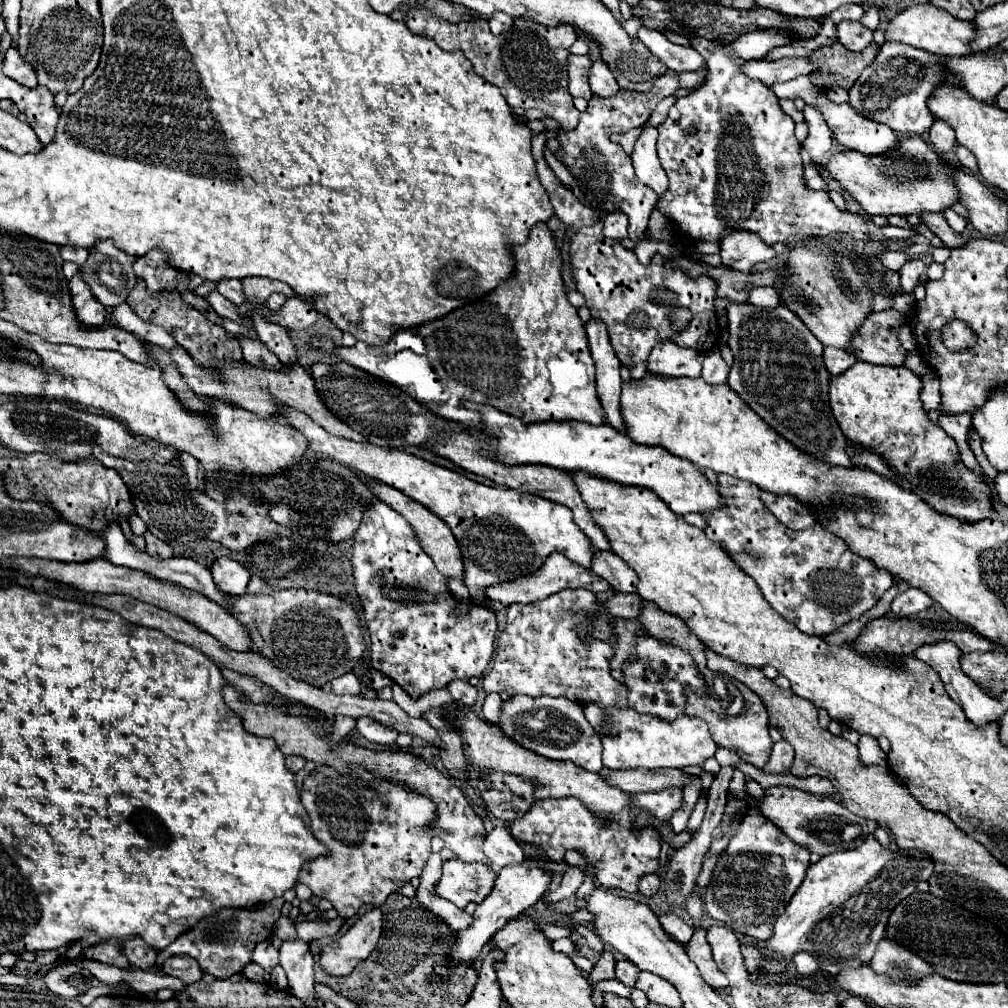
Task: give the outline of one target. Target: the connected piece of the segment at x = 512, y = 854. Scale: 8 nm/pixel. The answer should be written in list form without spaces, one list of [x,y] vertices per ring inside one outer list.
[[[508,825],[494,827],[494,831],[488,833],[484,843],[484,853],[492,861],[494,869],[502,869],[506,865],[520,865],[526,861],[524,849],[518,845],[518,841],[512,837]]]

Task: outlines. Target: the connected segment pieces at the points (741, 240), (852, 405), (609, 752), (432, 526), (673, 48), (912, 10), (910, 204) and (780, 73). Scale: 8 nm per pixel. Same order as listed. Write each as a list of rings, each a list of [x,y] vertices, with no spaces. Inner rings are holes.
[[[734,231],[724,233],[724,237],[720,239],[720,257],[726,267],[750,273],[754,265],[770,261],[772,257],[776,257],[776,253],[756,233]]]
[[[854,363],[840,375],[830,377],[830,407],[842,433],[864,447],[882,453],[886,463],[910,483],[910,489],[920,495],[934,511],[952,515],[966,523],[976,523],[988,517],[992,505],[988,483],[972,473],[966,465],[956,463],[956,441],[934,425],[922,409],[920,377],[908,367]]]
[[[586,705],[584,713],[590,721],[590,725],[600,733],[602,737],[602,761],[604,767],[614,771],[624,769],[664,769],[664,767],[700,767],[706,759],[714,757],[716,743],[710,737],[706,721],[700,721],[700,717],[688,717],[682,715],[672,723],[666,723],[652,715],[642,715],[634,709],[602,709],[598,705]]]
[[[368,479],[368,485],[372,487],[372,493],[376,493],[376,497],[378,497],[380,501],[384,501],[386,505],[390,505],[392,509],[396,509],[398,513],[404,515],[404,519],[406,519],[406,521],[412,525],[412,529],[416,531],[416,535],[418,535],[418,539],[420,539],[424,551],[432,557],[436,569],[438,569],[446,579],[464,579],[464,565],[462,565],[464,561],[462,561],[460,547],[458,547],[458,543],[456,543],[454,533],[450,533],[450,529],[444,525],[442,519],[438,519],[430,509],[426,509],[424,505],[420,505],[418,501],[406,497],[404,493],[396,491],[396,489],[390,487],[390,485],[376,483],[376,481],[370,481],[370,479]]]
[[[640,27],[638,37],[664,65],[668,65],[668,69],[672,69],[676,73],[698,71],[704,65],[704,57],[700,53],[696,53],[696,49],[676,45],[676,43],[668,41],[666,37],[662,37],[662,33],[658,33],[658,31]]]
[[[914,5],[896,13],[886,27],[886,41],[908,43],[916,49],[924,49],[938,55],[970,55],[970,41],[974,37],[974,25],[970,21],[962,21],[946,13],[944,9],[936,9],[934,5]]]
[[[902,135],[898,147],[892,153],[880,155],[880,157],[866,157],[856,151],[836,151],[828,165],[826,165],[830,177],[848,191],[868,215],[910,215],[910,213],[922,213],[922,211],[944,211],[952,203],[956,203],[956,187],[952,185],[950,177],[950,163],[946,165],[940,155],[918,135]]]
[[[752,59],[752,61],[738,61],[738,69],[750,77],[758,79],[764,85],[772,85],[778,81],[790,81],[798,75],[808,75],[818,69],[810,59],[778,59],[778,61],[764,61],[764,59]]]

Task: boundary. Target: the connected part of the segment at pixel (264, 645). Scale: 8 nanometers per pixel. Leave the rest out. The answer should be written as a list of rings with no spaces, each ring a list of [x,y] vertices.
[[[286,589],[272,595],[230,595],[228,611],[250,629],[254,647],[262,655],[272,659],[294,679],[314,687],[322,687],[352,671],[356,661],[364,657],[364,639],[356,609],[324,593]]]

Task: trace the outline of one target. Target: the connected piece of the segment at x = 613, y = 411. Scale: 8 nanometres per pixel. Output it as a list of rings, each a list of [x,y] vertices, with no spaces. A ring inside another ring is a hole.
[[[590,319],[586,323],[586,333],[590,353],[596,363],[596,387],[600,403],[606,411],[606,421],[618,431],[624,431],[624,423],[620,419],[620,361],[612,349],[612,343],[608,341],[608,327],[604,327],[602,321]]]

